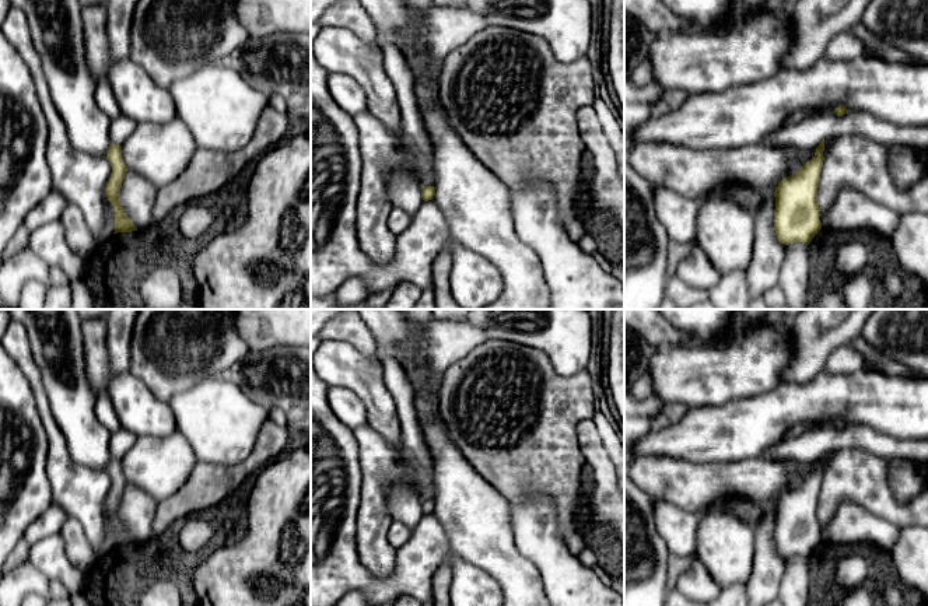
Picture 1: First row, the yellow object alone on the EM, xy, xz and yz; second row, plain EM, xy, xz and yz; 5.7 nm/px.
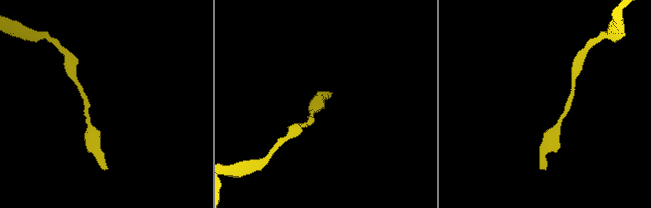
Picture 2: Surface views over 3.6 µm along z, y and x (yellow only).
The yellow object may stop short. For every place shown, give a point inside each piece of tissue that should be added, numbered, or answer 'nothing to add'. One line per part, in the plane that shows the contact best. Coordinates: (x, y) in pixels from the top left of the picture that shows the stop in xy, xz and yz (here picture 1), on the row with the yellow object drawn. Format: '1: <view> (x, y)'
nothing to add

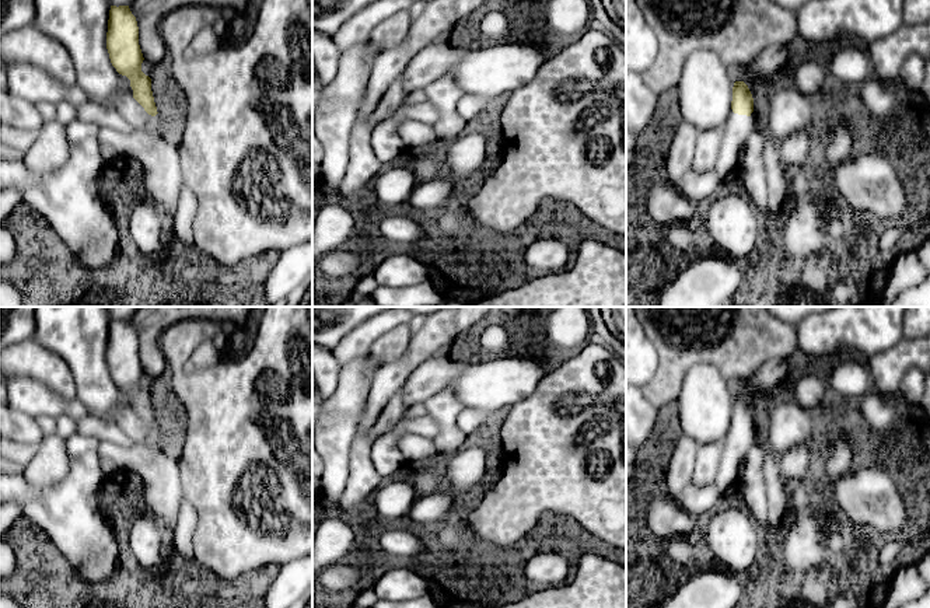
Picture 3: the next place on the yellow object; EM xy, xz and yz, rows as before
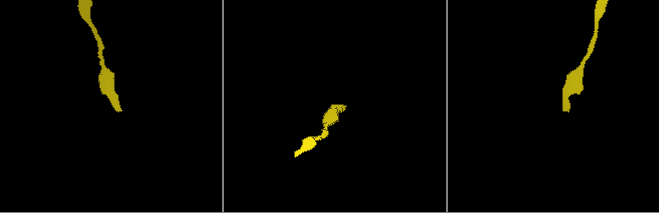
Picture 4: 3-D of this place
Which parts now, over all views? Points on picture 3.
1: yz (738, 128)

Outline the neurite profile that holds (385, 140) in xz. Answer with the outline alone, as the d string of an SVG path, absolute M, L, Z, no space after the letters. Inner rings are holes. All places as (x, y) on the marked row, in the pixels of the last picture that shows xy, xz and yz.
M429 102L415 105L401 105L394 119L384 119L373 129L371 147L377 158L384 164L394 160L406 146L398 133L398 122L402 119L416 119L433 123L436 111Z

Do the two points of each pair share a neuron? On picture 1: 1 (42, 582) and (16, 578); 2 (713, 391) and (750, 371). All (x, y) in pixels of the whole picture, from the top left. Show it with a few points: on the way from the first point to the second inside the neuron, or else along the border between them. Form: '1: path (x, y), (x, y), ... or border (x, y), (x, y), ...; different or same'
1: path (35, 582), (23, 580); same
2: path (722, 384), (728, 384), (741, 371); same

